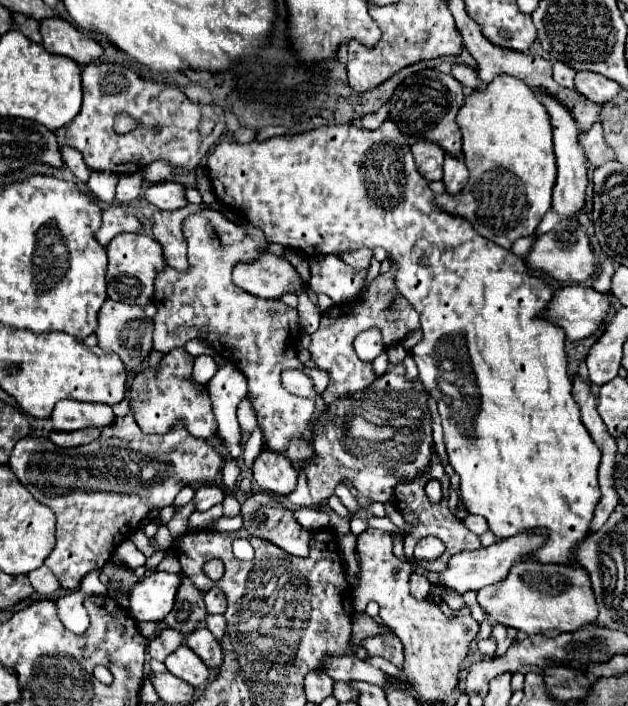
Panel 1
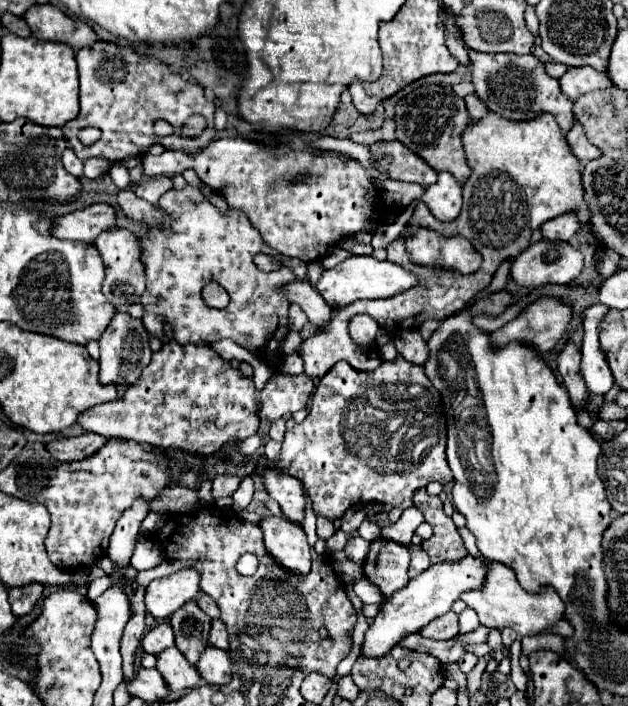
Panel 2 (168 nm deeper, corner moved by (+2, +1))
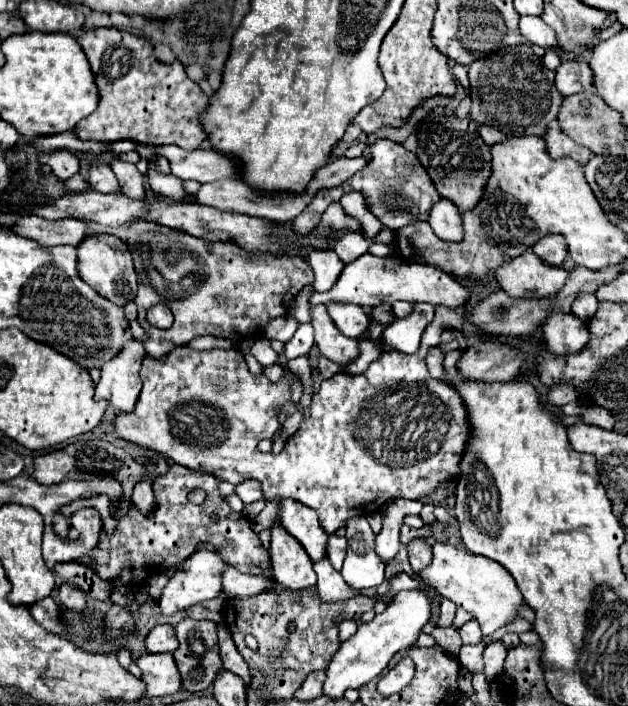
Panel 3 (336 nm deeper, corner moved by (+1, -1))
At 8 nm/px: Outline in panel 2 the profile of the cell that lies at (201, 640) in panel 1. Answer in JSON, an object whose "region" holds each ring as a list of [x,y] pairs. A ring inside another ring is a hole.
{"region":[[[207,646],[199,658],[197,664],[197,672],[201,674],[201,678],[207,684],[215,684],[215,686],[223,686],[227,682],[231,682],[231,658],[227,652],[215,648],[215,646]]]}

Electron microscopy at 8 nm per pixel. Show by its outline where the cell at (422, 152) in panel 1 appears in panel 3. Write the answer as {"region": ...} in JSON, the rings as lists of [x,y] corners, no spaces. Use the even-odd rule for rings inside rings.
{"region":[[[380,138],[374,144],[370,144],[370,154],[372,154],[372,158],[362,172],[354,174],[340,186],[320,190],[312,198],[308,208],[304,208],[304,212],[296,218],[296,228],[304,228],[304,232],[308,232],[308,228],[316,228],[316,224],[320,222],[320,212],[324,212],[324,208],[332,200],[340,200],[350,190],[358,190],[358,192],[366,194],[370,198],[370,206],[368,206],[370,212],[374,216],[378,216],[380,222],[390,226],[392,230],[398,230],[404,224],[410,224],[412,220],[428,220],[428,212],[430,212],[432,204],[440,198],[440,194],[436,192],[428,172],[418,162],[418,158],[404,146],[400,146],[392,140],[386,140],[386,138]]]}

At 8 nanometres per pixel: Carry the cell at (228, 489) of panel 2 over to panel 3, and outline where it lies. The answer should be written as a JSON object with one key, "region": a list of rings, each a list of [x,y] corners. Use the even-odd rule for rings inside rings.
{"region":[[[244,480],[242,484],[236,484],[236,496],[248,504],[248,502],[256,502],[262,498],[262,492],[260,492],[260,484],[256,480]]]}

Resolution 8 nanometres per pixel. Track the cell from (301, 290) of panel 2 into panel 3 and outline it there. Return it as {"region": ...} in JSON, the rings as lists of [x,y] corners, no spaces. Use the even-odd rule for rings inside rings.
{"region":[[[324,304],[310,306],[310,316],[314,326],[314,338],[322,356],[338,364],[348,364],[348,360],[356,358],[356,340],[346,338],[342,332],[338,332]]]}

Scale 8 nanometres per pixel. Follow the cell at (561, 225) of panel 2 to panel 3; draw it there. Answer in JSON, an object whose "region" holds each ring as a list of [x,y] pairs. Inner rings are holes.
{"region":[[[548,234],[544,238],[540,238],[534,246],[532,246],[534,254],[540,256],[544,262],[548,264],[562,264],[564,258],[566,258],[566,238],[560,236],[560,234]]]}

